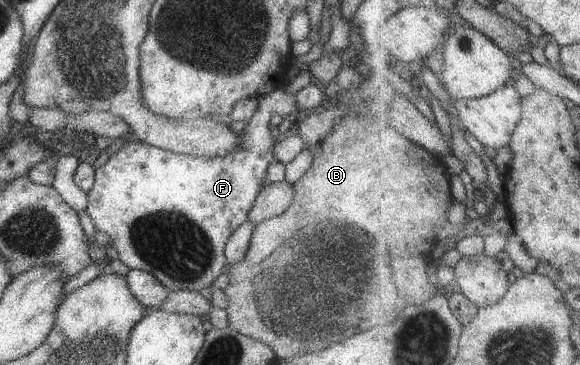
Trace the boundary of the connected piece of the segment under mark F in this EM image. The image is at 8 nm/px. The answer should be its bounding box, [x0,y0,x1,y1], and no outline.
[86,88,298,291]

